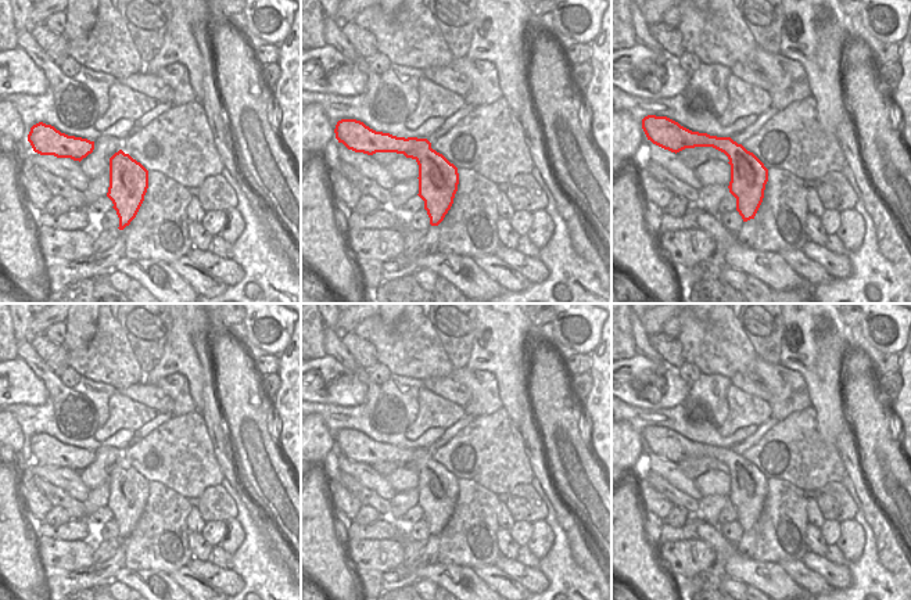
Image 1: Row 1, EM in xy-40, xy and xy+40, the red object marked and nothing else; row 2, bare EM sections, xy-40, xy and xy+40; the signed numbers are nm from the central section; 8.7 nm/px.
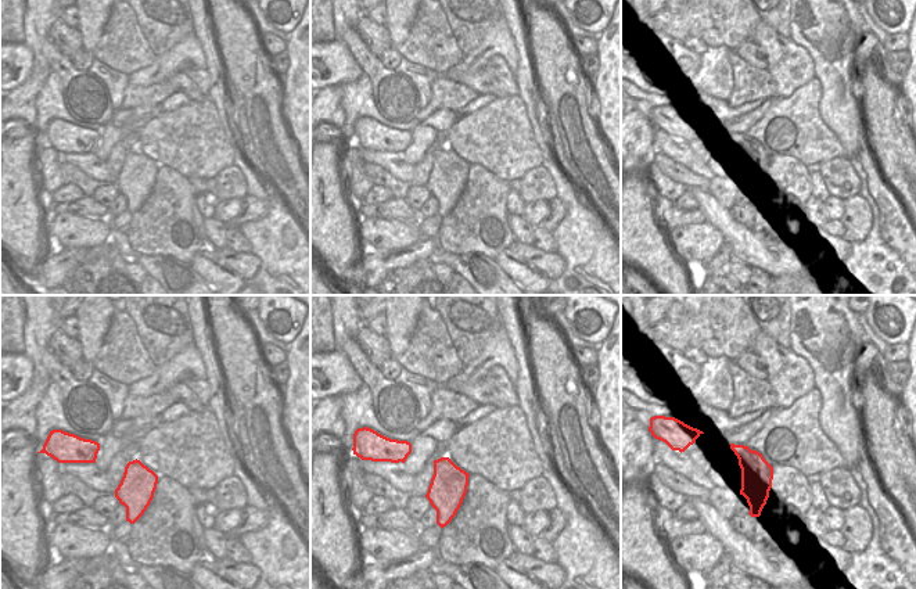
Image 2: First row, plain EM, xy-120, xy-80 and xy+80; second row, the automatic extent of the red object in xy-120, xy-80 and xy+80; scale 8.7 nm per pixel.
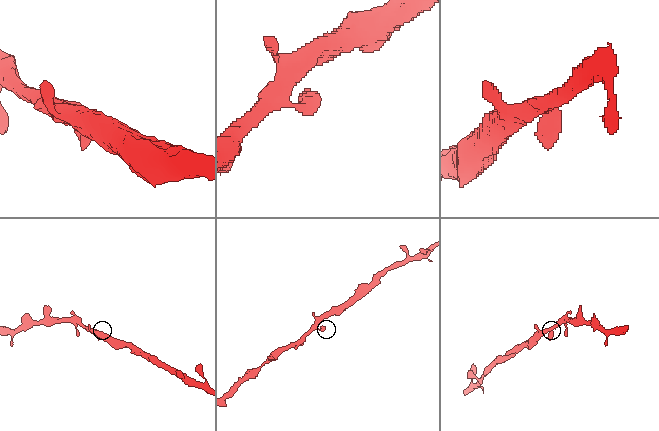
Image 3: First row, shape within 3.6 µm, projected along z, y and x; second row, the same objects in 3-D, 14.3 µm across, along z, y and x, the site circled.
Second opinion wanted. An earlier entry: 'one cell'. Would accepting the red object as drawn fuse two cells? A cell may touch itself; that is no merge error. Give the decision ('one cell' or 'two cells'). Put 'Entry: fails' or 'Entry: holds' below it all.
one cell
Entry: holds

